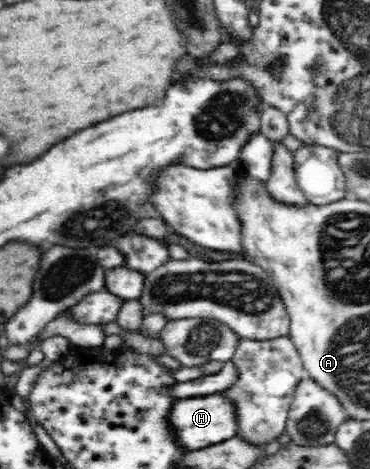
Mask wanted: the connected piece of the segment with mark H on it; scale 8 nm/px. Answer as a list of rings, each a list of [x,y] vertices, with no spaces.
[[[221,393],[177,399],[170,408],[168,418],[169,425],[175,433],[177,444],[187,451],[202,449],[237,436],[234,404]]]

